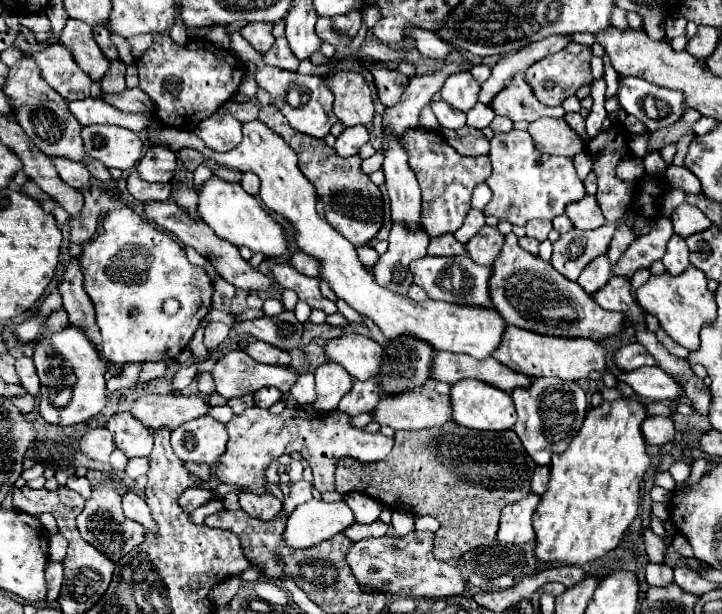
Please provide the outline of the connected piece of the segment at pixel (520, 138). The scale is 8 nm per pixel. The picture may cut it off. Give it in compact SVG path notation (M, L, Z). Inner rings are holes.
M514 128L506 134L494 134L488 156L492 160L492 176L486 184L492 190L492 200L484 208L484 216L496 216L514 226L524 226L534 218L552 220L564 212L566 204L578 202L584 196L584 186L576 176L572 160L542 154L528 132Z

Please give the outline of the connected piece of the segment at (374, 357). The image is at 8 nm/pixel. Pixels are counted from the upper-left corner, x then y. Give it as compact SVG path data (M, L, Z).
M344 334L330 338L324 344L326 360L336 362L352 374L352 378L366 380L378 374L382 360L382 346L362 334Z

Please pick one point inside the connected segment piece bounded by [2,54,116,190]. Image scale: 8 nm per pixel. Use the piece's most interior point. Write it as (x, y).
(44, 115)

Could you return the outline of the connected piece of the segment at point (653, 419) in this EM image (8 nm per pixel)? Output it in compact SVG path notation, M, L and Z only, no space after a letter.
M648 416L642 424L642 432L648 444L668 444L674 440L676 428L674 428L674 420L666 418L666 416Z

